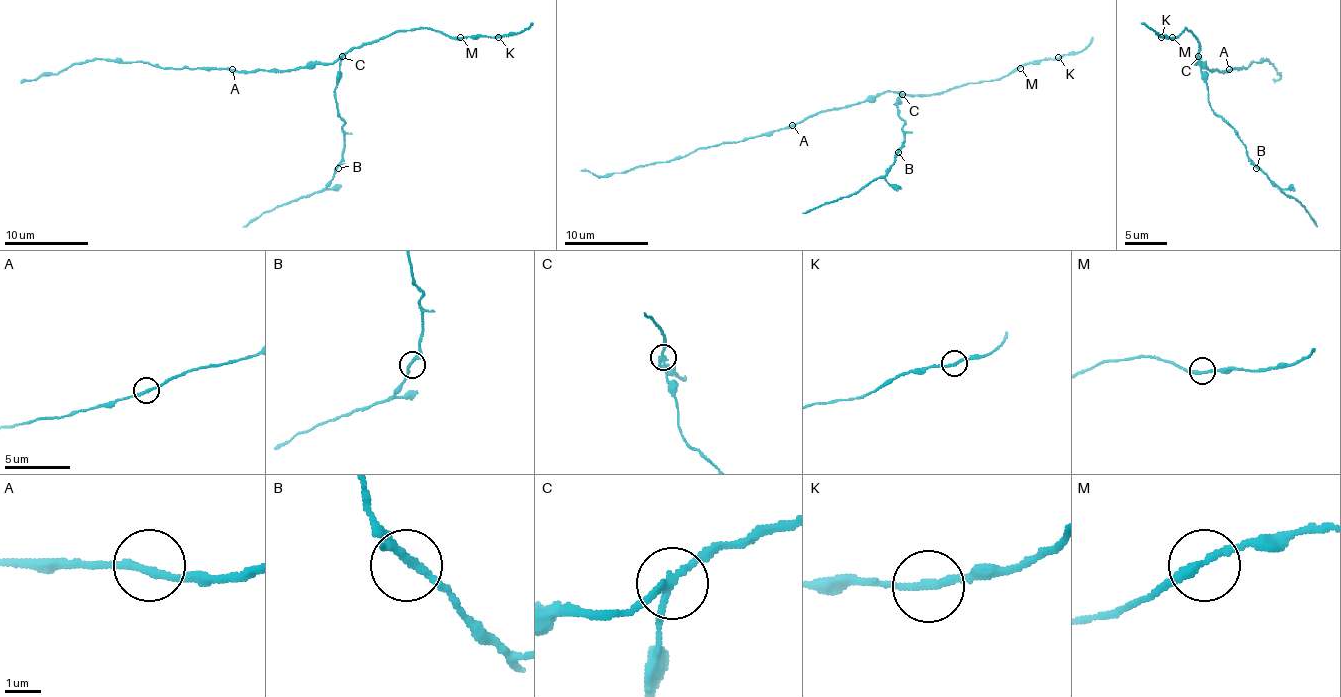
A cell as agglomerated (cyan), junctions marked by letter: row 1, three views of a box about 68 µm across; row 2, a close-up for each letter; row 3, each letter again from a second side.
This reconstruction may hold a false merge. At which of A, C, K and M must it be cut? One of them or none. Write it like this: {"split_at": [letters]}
{"split_at": ["C"]}

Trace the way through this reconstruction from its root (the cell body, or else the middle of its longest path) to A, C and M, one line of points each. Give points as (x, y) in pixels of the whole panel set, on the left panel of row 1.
A: (302, 69), (232, 69)
C: (302, 69), (336, 62), (342, 56)
M: (302, 69), (336, 62), (355, 47), (409, 28), (433, 28), (460, 37)

